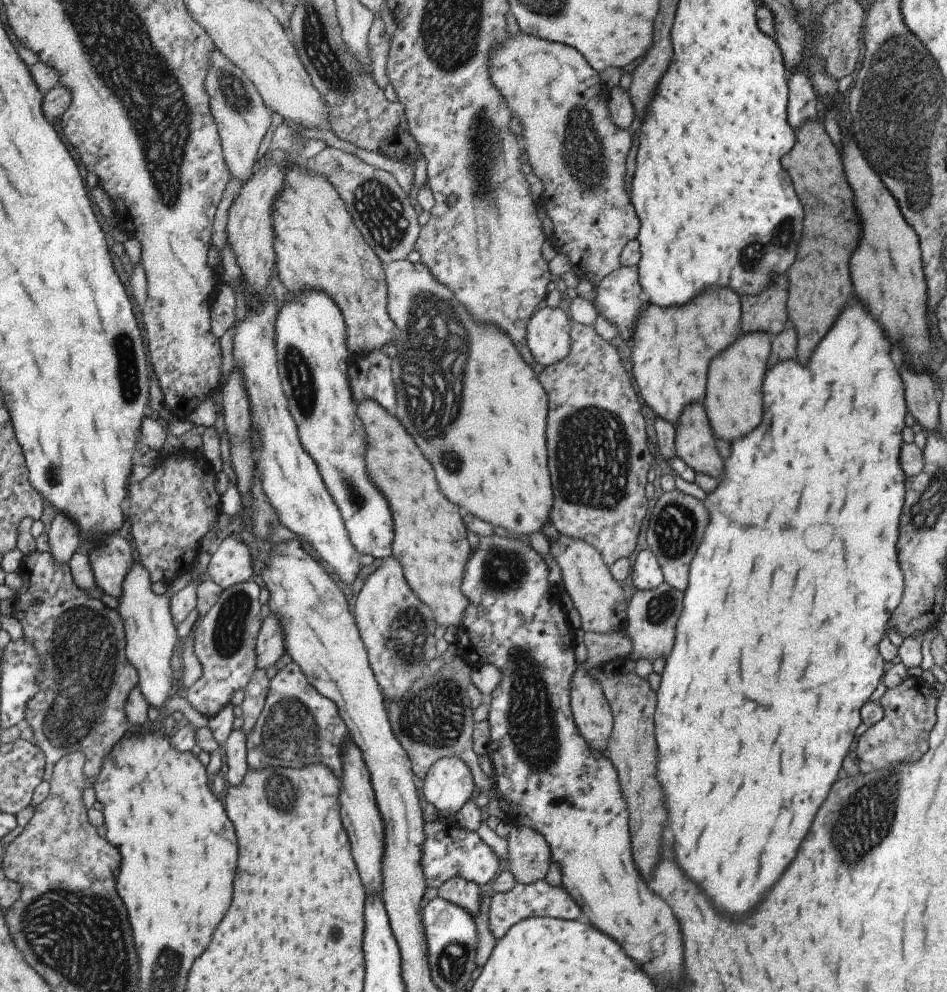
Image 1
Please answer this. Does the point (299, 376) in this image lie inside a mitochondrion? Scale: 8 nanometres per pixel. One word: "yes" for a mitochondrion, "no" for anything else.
yes

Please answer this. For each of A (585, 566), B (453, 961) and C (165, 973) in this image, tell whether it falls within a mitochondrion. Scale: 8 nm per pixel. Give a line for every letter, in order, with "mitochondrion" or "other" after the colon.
A: other
B: mitochondrion
C: mitochondrion

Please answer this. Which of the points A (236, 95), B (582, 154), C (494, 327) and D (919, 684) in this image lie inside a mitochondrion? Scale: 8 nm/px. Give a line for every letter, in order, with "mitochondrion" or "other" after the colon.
A: mitochondrion
B: mitochondrion
C: other
D: other

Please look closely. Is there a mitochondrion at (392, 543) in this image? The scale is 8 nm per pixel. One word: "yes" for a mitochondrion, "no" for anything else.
no

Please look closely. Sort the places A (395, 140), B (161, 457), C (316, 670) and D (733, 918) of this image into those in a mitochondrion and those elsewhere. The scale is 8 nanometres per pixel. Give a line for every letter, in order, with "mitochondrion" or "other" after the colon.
A: other
B: other
C: mitochondrion
D: other

